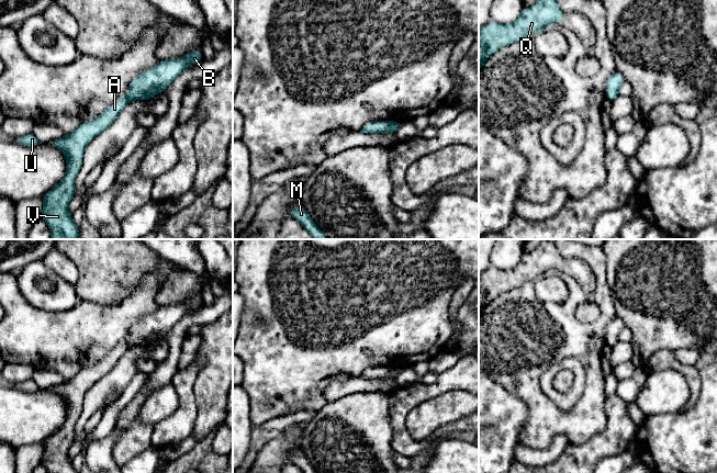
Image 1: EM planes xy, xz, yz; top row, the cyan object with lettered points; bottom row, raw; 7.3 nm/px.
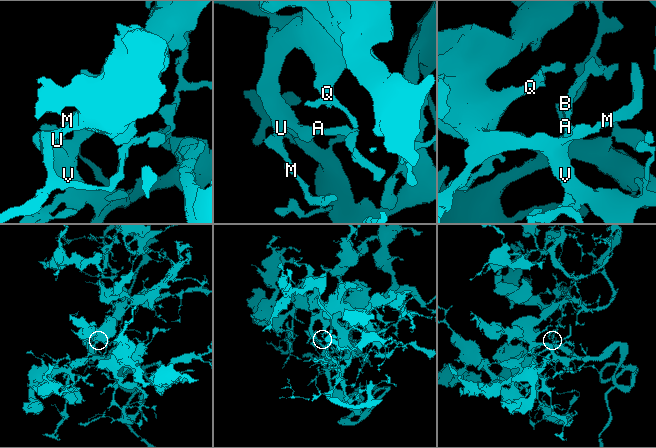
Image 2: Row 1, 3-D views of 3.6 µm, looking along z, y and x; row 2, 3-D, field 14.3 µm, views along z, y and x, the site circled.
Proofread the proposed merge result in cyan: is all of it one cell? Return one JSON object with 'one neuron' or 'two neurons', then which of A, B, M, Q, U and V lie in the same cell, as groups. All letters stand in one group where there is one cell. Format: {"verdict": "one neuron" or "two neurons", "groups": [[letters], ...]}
{"verdict": "one neuron", "groups": [["A", "B", "M", "Q", "U", "V"]]}

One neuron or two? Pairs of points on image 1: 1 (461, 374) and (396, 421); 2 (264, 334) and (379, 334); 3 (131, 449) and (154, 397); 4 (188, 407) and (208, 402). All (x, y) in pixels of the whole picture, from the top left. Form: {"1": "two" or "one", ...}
{"1": "one", "2": "one", "3": "two", "4": "two"}

